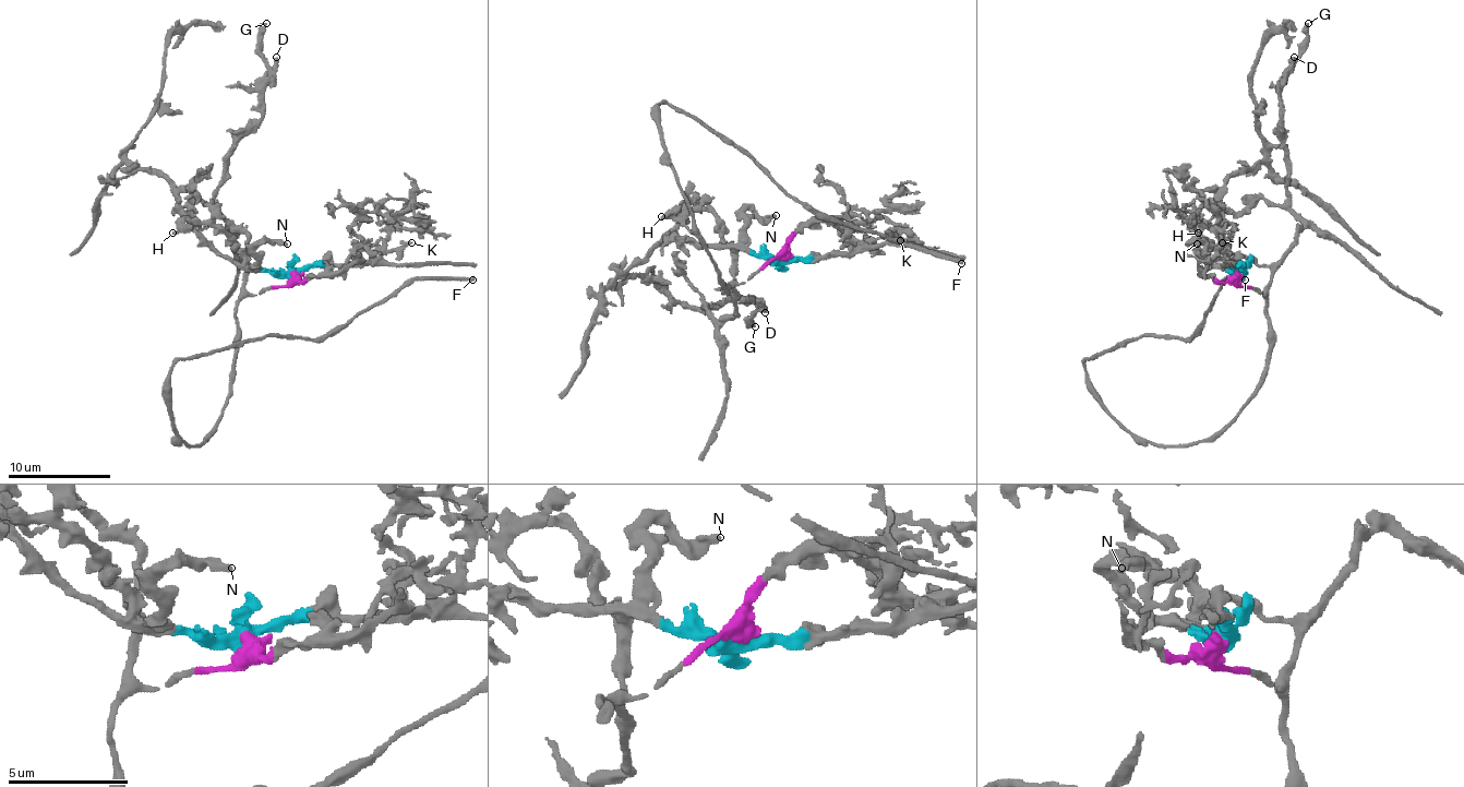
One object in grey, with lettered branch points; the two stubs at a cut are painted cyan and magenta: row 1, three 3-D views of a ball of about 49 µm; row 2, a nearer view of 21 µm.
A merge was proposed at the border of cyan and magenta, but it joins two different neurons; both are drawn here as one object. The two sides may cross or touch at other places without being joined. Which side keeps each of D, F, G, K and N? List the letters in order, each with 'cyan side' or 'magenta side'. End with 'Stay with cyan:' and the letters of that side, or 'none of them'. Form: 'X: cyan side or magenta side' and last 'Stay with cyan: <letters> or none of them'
D: magenta side
F: magenta side
G: magenta side
K: magenta side
N: cyan side
Stay with cyan: N

